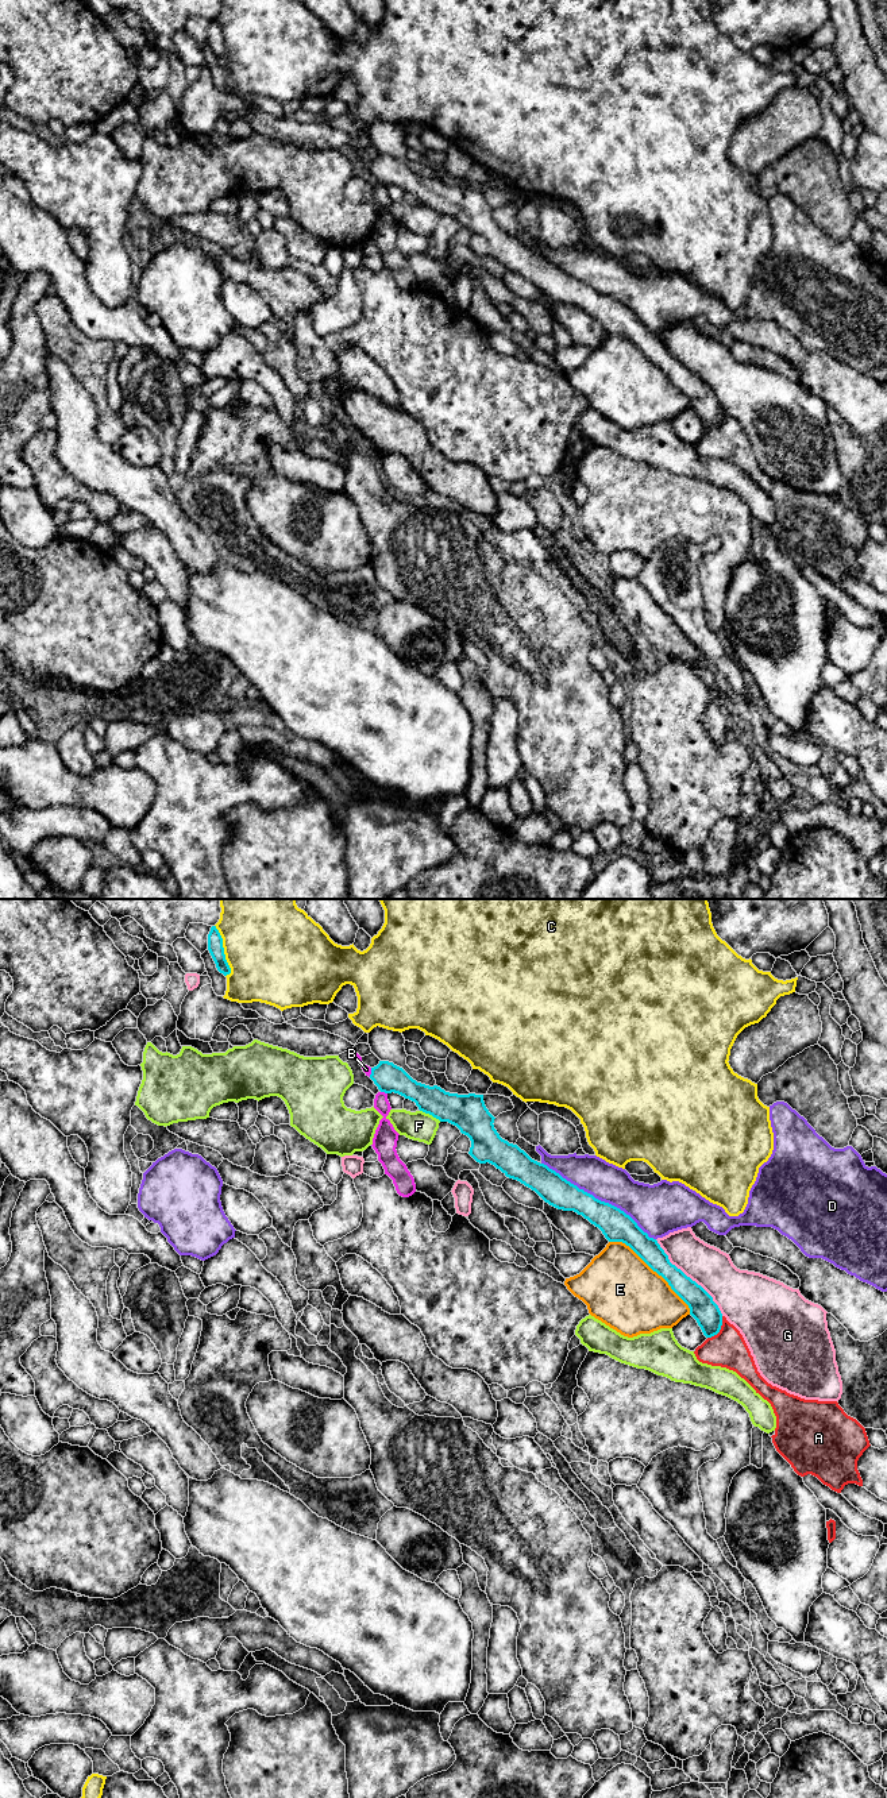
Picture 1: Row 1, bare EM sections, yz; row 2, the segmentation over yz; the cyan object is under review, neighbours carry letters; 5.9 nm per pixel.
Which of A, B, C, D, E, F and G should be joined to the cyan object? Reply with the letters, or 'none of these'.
none of these

